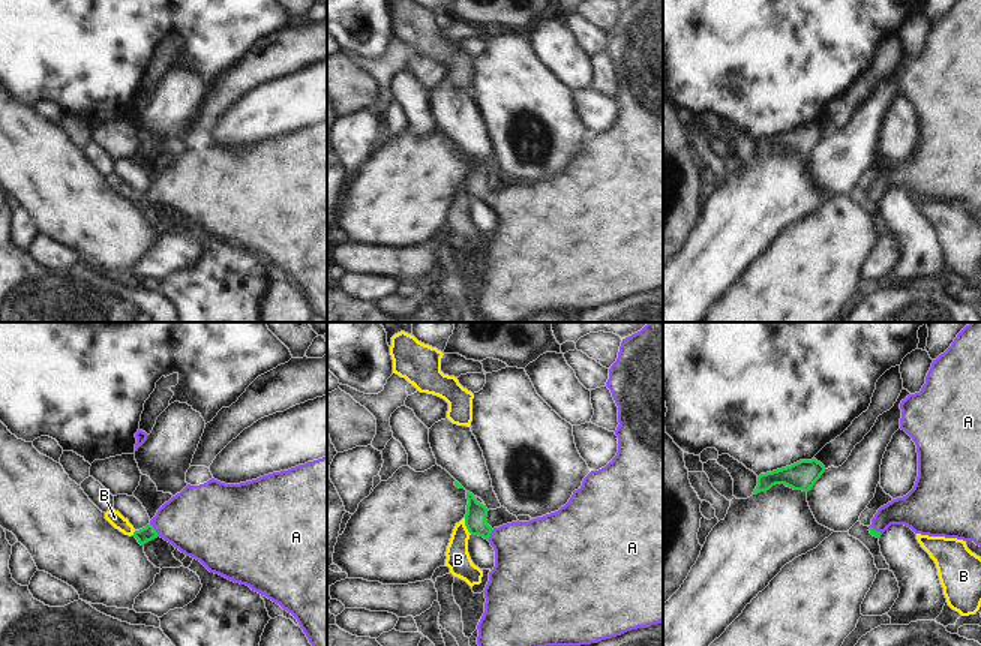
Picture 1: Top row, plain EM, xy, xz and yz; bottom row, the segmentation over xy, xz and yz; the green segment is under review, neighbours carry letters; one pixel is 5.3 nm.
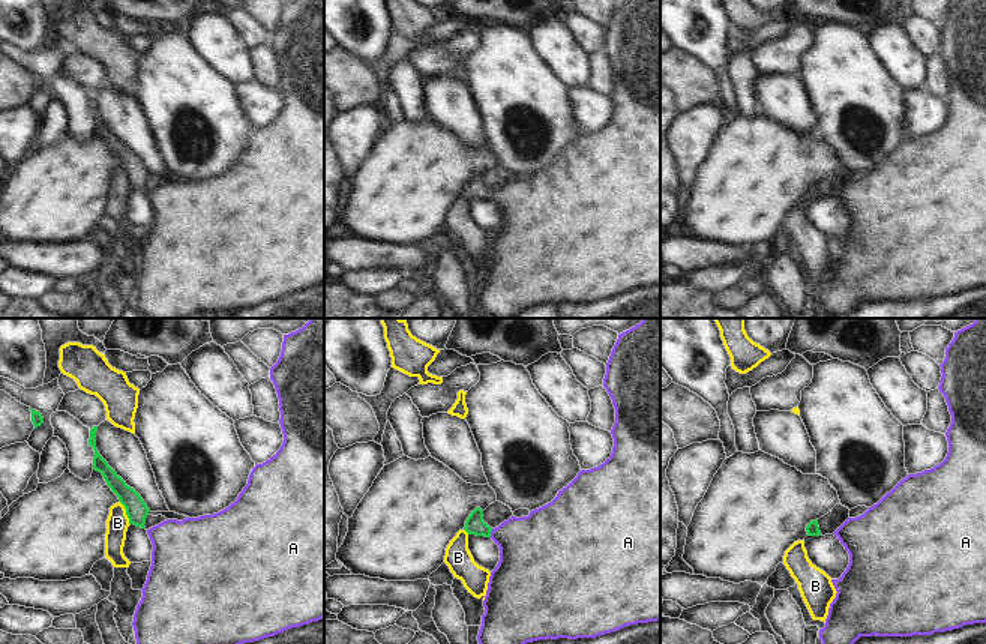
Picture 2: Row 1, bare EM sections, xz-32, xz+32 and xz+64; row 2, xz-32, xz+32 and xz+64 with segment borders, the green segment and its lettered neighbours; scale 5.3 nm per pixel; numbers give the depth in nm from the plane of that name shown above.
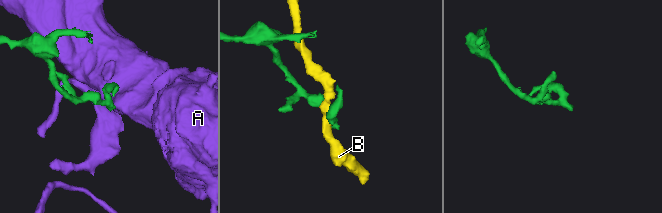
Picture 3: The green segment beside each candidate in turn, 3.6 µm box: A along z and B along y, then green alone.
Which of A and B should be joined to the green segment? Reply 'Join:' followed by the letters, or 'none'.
Join: A

